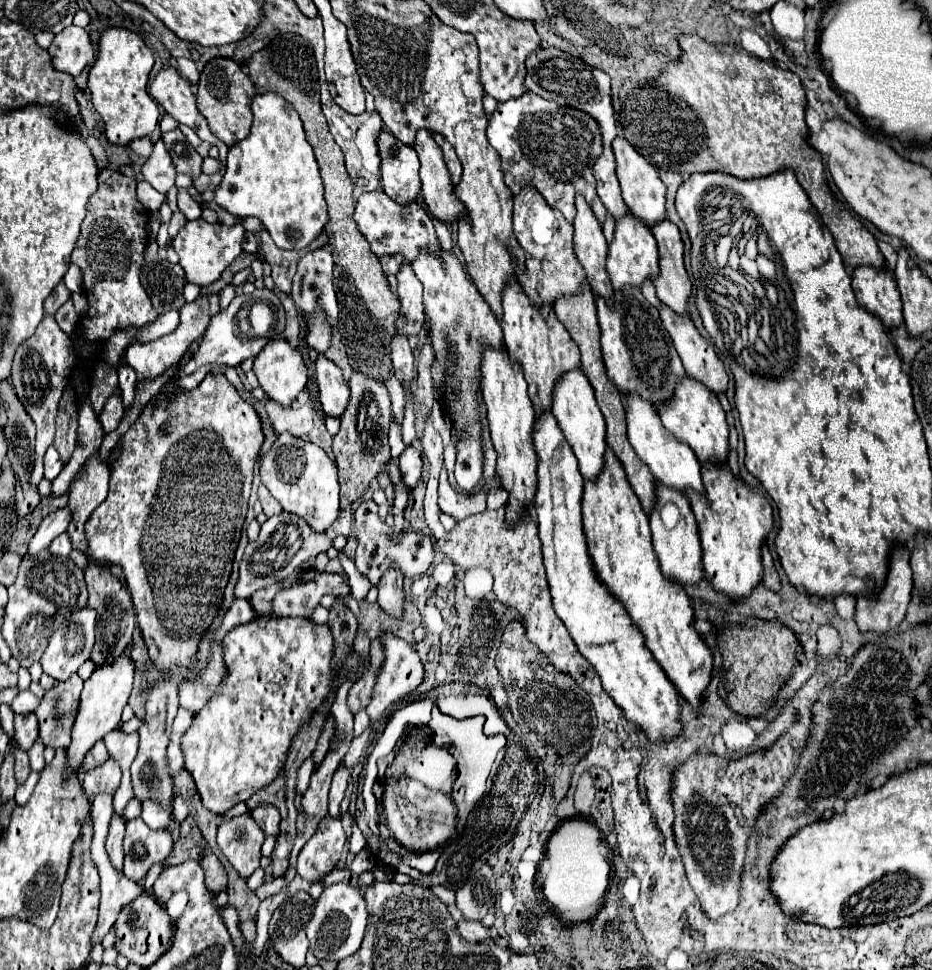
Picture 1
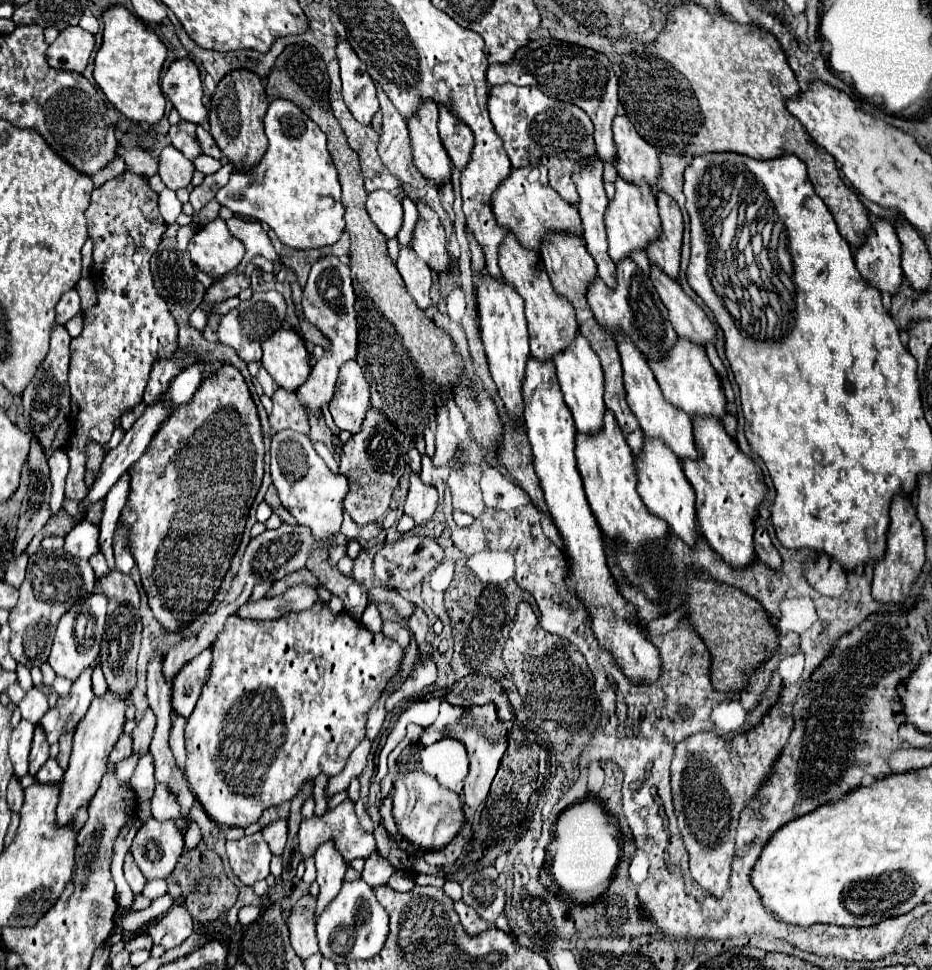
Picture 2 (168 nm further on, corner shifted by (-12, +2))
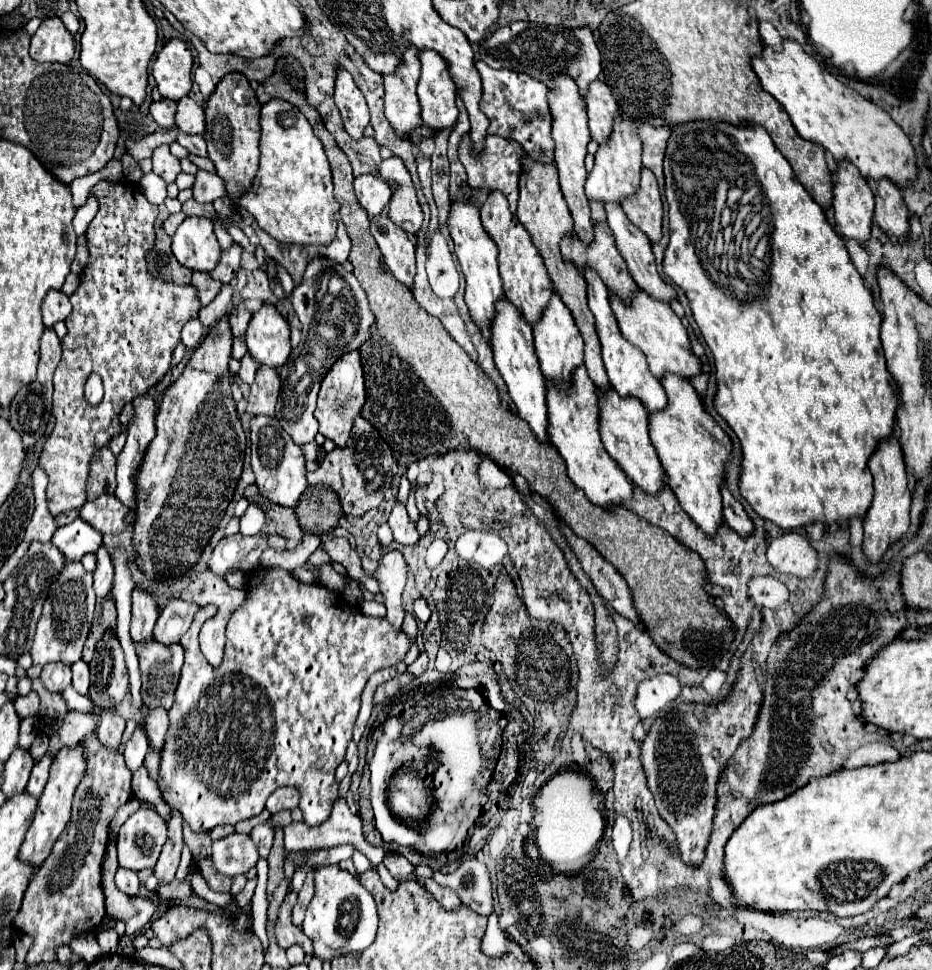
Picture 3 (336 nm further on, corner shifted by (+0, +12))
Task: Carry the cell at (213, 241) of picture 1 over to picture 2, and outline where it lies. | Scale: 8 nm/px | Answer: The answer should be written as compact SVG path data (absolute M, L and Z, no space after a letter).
M217 217L215 221L197 229L197 233L191 237L189 255L203 273L209 277L219 277L241 263L245 245L235 239L225 221Z

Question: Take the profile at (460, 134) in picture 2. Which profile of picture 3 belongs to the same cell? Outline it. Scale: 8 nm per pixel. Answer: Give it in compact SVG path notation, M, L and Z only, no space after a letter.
M419 51L421 77L417 83L417 97L421 105L421 119L433 131L453 127L457 121L455 83L449 75L449 63L435 51Z

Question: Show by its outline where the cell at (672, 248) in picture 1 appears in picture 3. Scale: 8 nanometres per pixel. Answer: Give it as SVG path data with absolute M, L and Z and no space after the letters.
M641 169L641 183L635 195L621 201L627 217L651 239L661 239L661 219L663 219L663 203L657 187L657 179L649 169Z

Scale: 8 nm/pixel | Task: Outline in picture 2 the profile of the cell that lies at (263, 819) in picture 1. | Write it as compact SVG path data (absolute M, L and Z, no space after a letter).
M279 819L279 821L275 821L275 823L265 825L261 833L263 833L265 841L269 843L271 851L273 851L275 855L281 855L285 843L287 843L287 819Z

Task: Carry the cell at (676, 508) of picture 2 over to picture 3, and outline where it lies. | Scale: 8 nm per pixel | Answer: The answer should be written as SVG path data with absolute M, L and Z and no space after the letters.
M613 387L607 391L595 389L599 399L599 433L607 453L623 467L625 475L631 483L639 485L647 493L657 493L665 483L665 473L659 463L659 457L649 441L649 427L647 427L647 411L641 401L635 397L621 397Z

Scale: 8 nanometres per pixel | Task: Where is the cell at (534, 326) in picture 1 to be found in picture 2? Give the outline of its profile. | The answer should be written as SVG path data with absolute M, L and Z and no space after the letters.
M507 235L507 243L503 243L499 251L499 267L503 273L503 279L519 293L519 297L525 301L525 319L529 325L529 343L531 343L531 355L537 361L549 361L557 353L563 353L577 337L579 323L575 317L575 309L567 299L557 295L551 287L551 281L545 273L541 255L537 251L523 249L515 235Z

